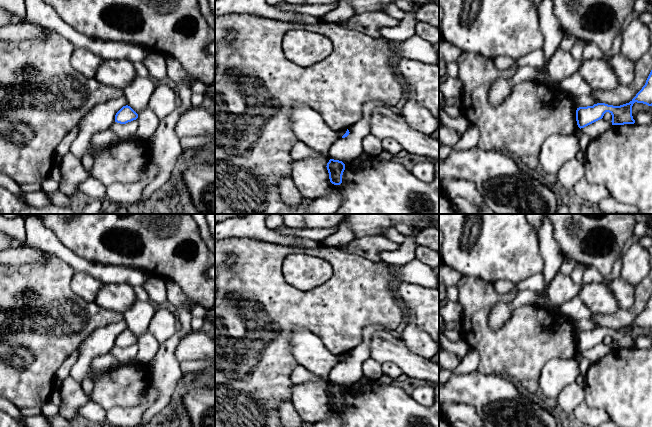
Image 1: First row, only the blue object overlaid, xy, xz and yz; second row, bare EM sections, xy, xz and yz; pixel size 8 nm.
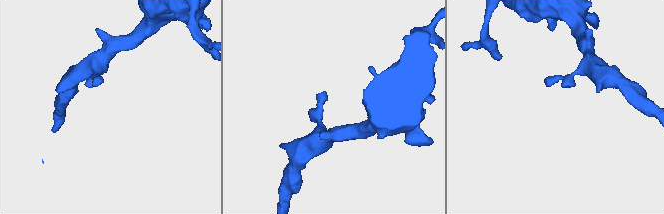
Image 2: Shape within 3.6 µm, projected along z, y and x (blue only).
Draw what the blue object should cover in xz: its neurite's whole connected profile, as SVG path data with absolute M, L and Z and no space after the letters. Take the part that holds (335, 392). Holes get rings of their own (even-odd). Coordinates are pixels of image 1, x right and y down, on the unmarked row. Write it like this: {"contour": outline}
{"contour": "M330 383L327 387L330 406L334 409L342 407L342 399L345 394L345 388L342 385Z"}

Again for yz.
{"contour": "M652 294L645 309L629 327L620 330L597 327L593 330L577 332L577 349L580 353L584 352L602 343L606 336L612 339L612 349L634 348L635 344L632 340L632 330L635 326L652 330Z"}

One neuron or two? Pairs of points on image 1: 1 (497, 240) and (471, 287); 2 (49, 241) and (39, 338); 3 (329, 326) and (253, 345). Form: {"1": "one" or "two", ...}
{"1": "two", "2": "two", "3": "one"}

